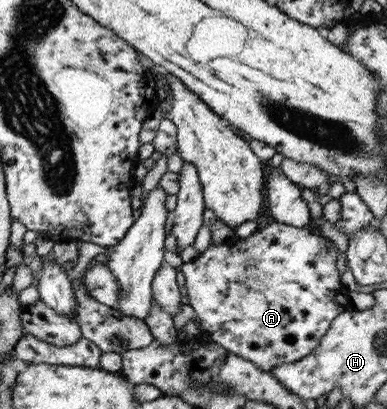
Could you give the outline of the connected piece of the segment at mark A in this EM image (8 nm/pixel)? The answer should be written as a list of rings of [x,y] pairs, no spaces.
[[[272,221],[245,239],[209,243],[192,261],[182,263],[179,277],[184,281],[189,305],[207,339],[269,372],[272,367],[296,362],[310,354],[334,317],[349,309],[349,290],[340,282],[334,265],[336,258],[338,248],[332,241],[325,241],[308,228]]]

